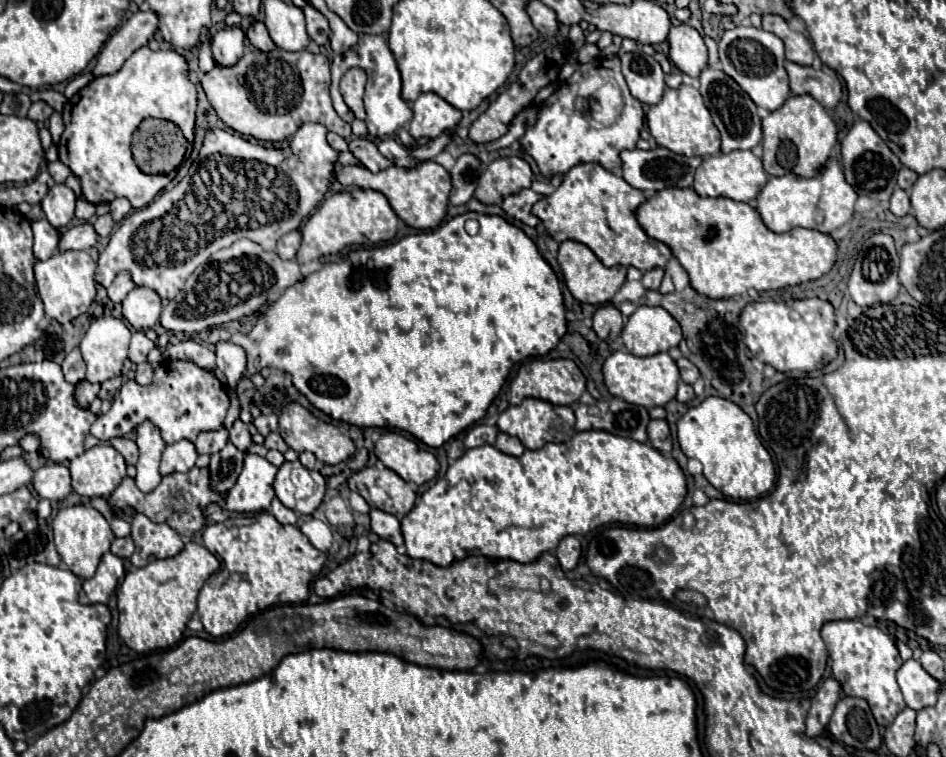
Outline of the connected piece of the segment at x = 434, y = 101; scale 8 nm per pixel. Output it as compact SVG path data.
M422 93L414 101L412 111L414 111L414 117L408 123L408 133L414 139L422 139L422 137L434 139L440 133L454 129L462 119L462 113L456 107L448 105L436 93Z

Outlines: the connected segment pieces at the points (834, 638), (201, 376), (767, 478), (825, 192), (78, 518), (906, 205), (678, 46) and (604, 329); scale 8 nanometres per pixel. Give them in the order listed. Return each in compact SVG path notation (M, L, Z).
M858 619L828 621L822 627L822 639L832 659L834 677L840 681L842 691L850 697L862 697L870 703L872 715L880 727L886 727L906 707L900 687L896 683L896 671L902 659L896 643L878 627L866 627Z
M172 361L172 365L160 365L154 371L152 383L146 387L136 381L126 381L114 397L110 411L100 415L92 425L92 435L100 441L122 437L132 433L144 419L150 419L160 429L168 445L180 439L196 441L198 433L214 431L224 425L228 405L228 389L210 371L204 371L190 361Z
M706 397L700 405L690 407L678 419L678 443L686 457L694 457L704 467L704 477L722 495L750 501L772 491L776 469L770 453L758 441L752 419L732 401Z
M830 157L822 169L822 175L812 179L796 177L794 173L788 173L784 177L770 177L756 197L756 209L764 225L774 233L786 233L796 227L832 233L852 219L856 199L856 191L844 181L842 165Z
M86 505L60 509L52 521L52 531L54 531L54 545L58 555L62 557L62 563L80 579L90 579L96 573L102 555L110 549L110 543L114 541L114 533L104 515L94 507Z
M896 187L894 193L892 193L892 197L890 197L890 211L896 217L902 217L902 215L906 215L910 211L910 197L900 187Z
M690 23L672 25L668 33L668 45L670 45L668 57L680 71L698 77L700 71L706 67L708 51L704 39Z
M604 305L604 307L598 307L598 311L594 313L592 317L592 329L596 331L596 335L602 339L602 341L614 341L622 327L624 327L624 319L622 319L622 313L614 307L614 305Z

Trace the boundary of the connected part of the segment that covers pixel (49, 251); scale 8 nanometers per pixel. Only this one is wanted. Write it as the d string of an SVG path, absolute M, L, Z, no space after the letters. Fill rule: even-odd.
M36 219L32 221L34 231L34 255L36 259L44 261L54 255L60 241L60 231L48 223L48 219Z

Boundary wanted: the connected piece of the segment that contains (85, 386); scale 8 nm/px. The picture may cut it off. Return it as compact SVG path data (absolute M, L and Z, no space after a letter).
M80 381L80 383L76 385L76 401L78 401L78 405L80 405L80 407L88 407L88 405L96 399L98 389L100 389L100 385L96 385L96 383Z

